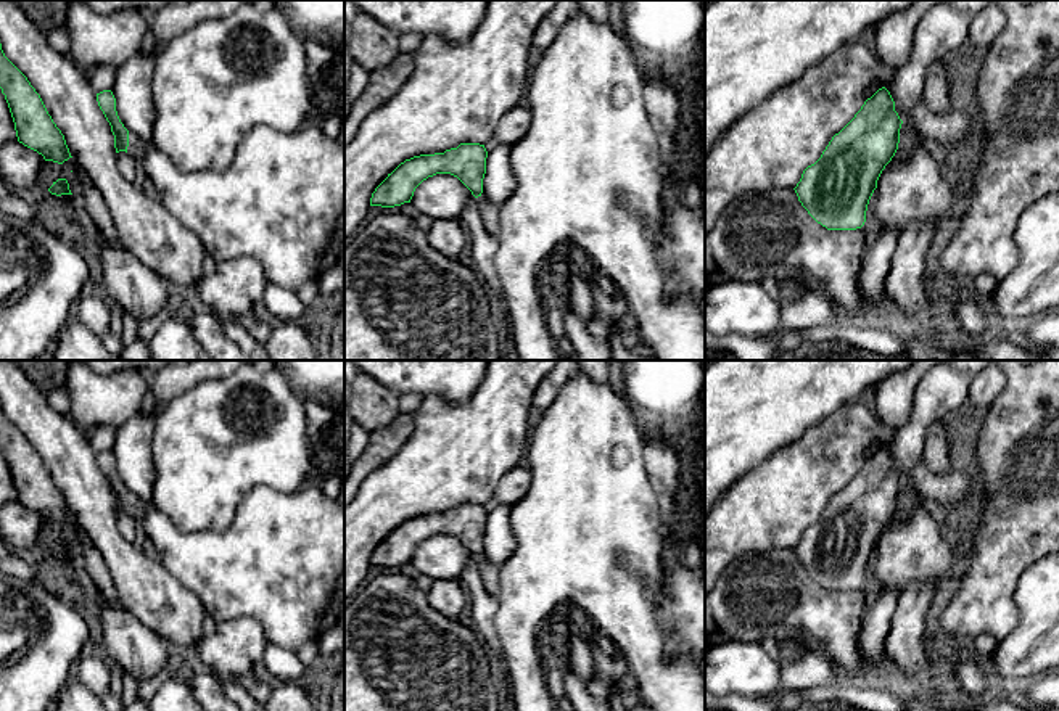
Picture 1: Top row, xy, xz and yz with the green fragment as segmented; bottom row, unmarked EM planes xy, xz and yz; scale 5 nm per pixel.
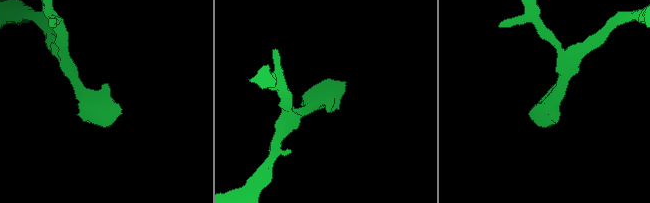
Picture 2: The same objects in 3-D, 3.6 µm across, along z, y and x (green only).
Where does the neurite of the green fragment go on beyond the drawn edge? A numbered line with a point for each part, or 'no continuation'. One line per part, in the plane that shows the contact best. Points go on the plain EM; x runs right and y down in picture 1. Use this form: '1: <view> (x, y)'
1: xy (135, 509)

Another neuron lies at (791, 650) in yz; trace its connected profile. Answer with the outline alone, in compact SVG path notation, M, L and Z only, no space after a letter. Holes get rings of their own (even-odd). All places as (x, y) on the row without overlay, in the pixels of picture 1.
M781 639L776 643L779 648L782 663L797 661L806 653L805 647L795 639Z

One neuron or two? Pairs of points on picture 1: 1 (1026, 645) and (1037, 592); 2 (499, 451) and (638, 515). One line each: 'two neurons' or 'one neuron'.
1: one neuron
2: two neurons

